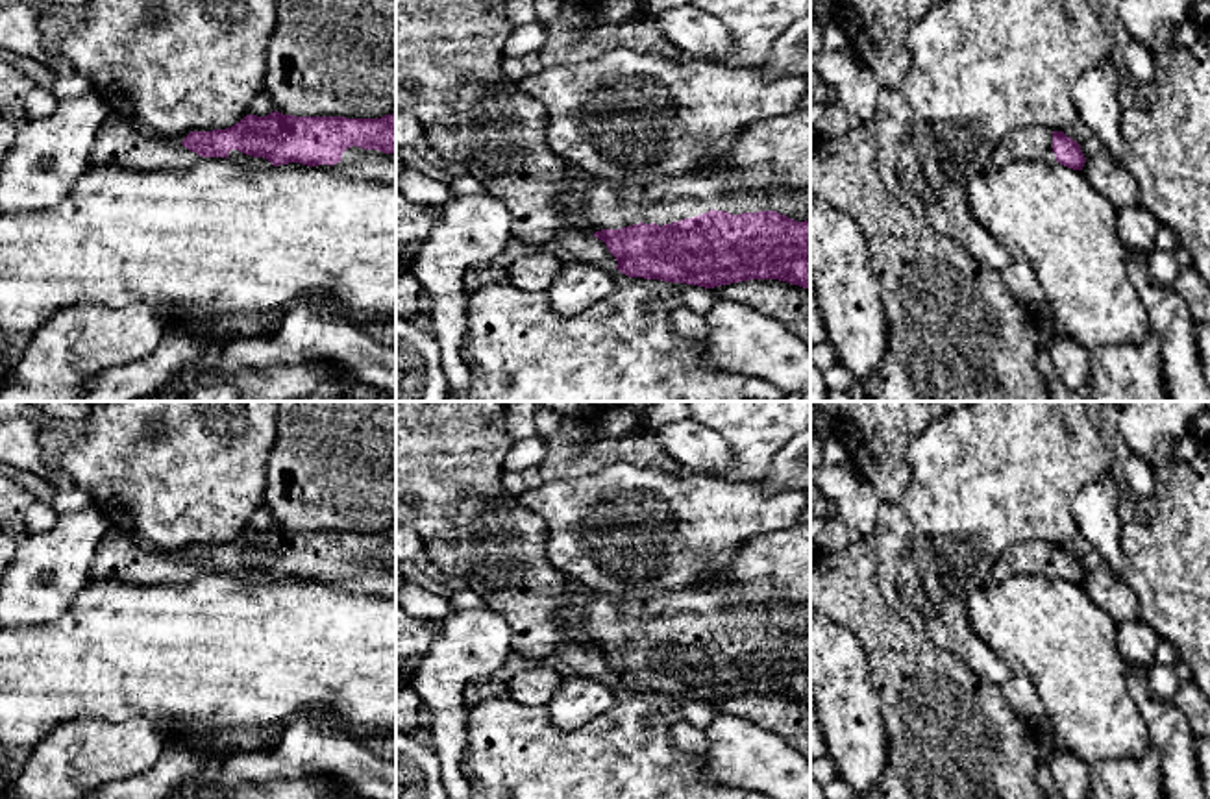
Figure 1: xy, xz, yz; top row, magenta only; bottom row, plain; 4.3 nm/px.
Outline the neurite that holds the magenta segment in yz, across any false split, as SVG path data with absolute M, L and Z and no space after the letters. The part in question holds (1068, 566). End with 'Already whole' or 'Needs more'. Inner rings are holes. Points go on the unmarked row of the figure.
M1029 540L1010 546L994 564L988 584L997 584L1014 575L1056 573L1060 579L1082 584L1086 572L1080 559L1064 546Z. Needs more

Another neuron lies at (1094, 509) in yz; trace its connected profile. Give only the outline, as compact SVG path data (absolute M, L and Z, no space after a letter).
M1106 475L1086 488L1073 499L1071 514L1092 549L1097 551L1108 570L1125 581L1123 551L1119 546L1119 505L1121 492L1112 475Z

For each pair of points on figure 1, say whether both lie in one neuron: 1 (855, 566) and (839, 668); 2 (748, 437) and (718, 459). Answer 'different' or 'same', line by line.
1: different
2: different

